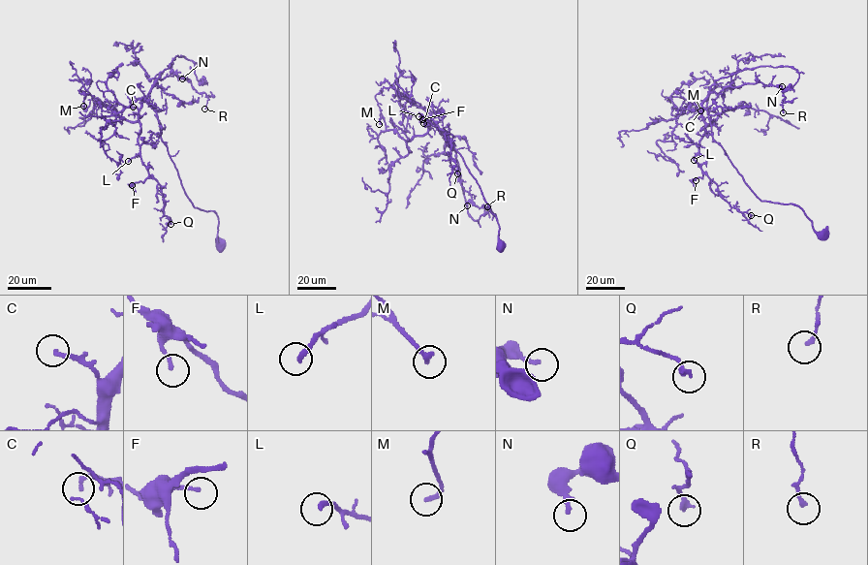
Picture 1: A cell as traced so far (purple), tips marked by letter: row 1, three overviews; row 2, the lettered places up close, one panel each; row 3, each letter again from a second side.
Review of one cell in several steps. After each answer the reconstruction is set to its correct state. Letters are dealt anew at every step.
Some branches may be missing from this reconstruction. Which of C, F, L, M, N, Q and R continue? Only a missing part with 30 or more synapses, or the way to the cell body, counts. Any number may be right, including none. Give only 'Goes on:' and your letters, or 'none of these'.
Goes on: L

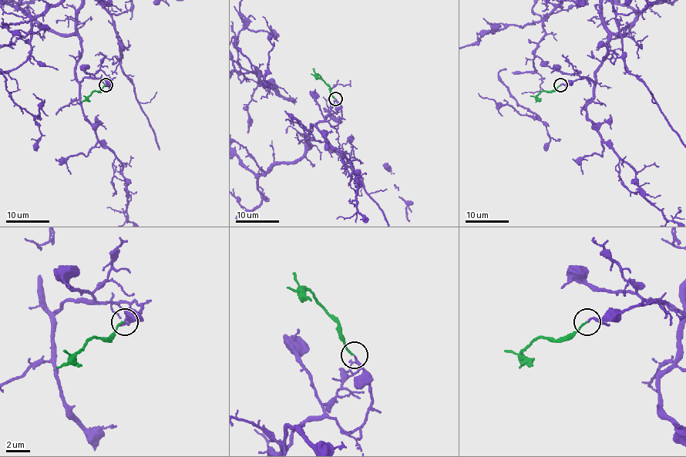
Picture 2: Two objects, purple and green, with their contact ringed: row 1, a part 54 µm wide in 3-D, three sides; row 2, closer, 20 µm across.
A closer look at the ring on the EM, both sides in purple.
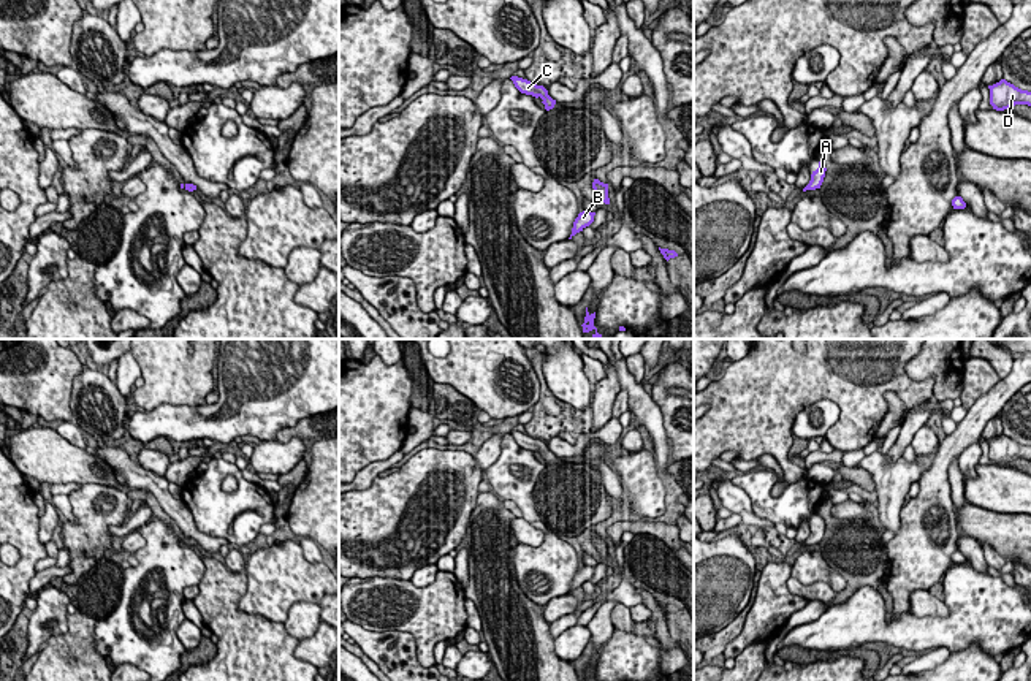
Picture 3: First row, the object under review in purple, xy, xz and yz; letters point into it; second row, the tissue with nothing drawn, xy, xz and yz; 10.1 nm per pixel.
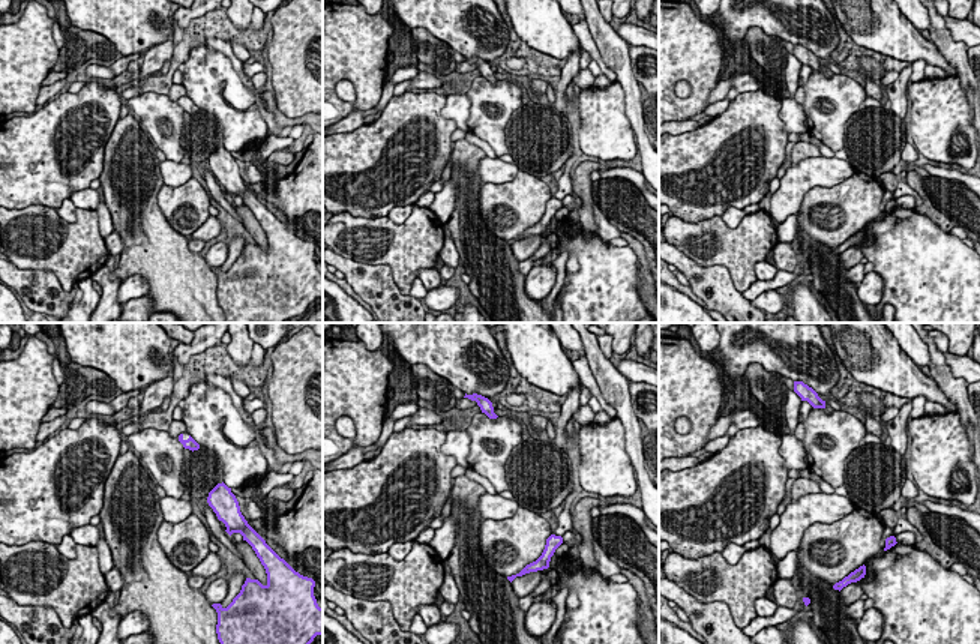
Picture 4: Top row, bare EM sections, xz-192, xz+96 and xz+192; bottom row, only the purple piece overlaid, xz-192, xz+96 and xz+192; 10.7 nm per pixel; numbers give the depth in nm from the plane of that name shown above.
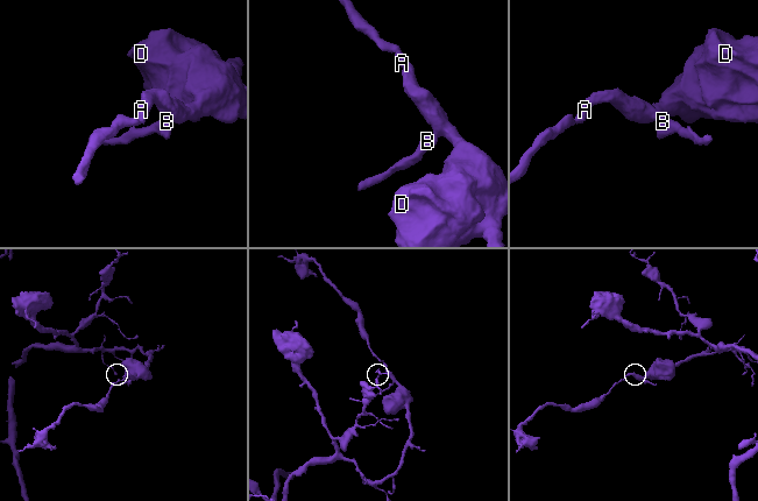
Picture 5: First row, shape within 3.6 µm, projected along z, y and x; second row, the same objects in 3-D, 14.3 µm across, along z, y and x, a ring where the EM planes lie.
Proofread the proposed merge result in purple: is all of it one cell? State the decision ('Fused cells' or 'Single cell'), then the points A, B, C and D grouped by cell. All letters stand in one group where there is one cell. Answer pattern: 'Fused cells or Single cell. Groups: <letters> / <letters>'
Single cell. Groups: A B C D

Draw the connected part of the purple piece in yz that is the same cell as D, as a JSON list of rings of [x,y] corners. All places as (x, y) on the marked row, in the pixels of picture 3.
[[[1001,79],[999,82],[988,86],[990,89],[990,105],[996,111],[1009,109],[1015,105],[1031,106],[1031,92],[1021,90],[1014,84]]]

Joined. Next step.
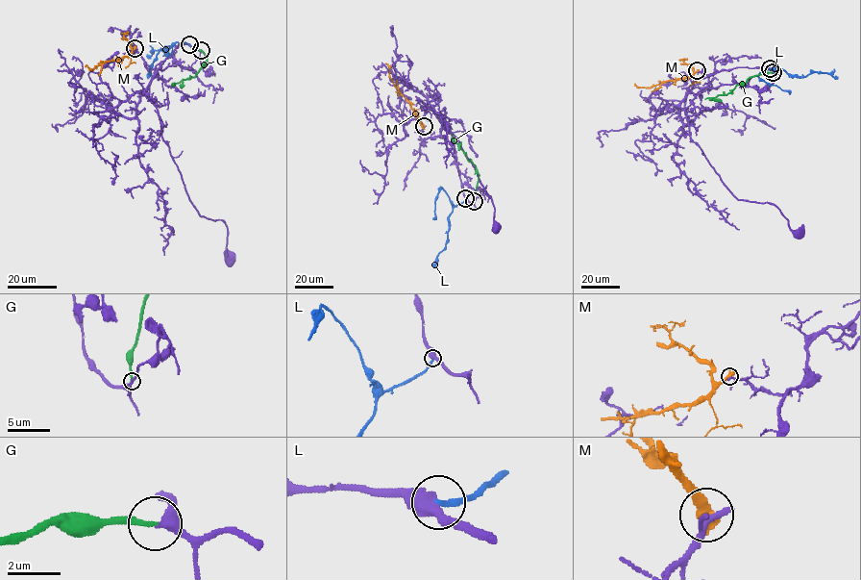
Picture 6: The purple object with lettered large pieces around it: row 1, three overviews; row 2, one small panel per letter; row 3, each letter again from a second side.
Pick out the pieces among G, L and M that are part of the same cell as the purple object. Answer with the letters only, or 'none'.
G

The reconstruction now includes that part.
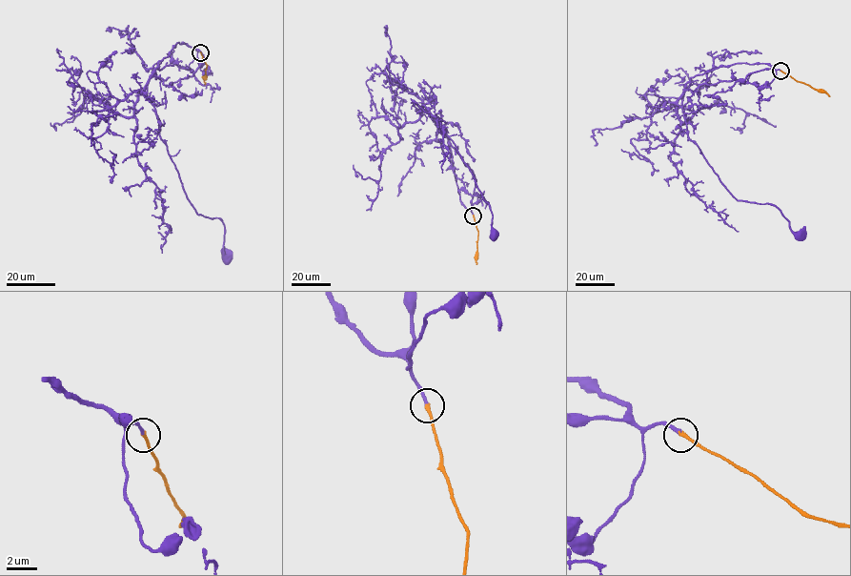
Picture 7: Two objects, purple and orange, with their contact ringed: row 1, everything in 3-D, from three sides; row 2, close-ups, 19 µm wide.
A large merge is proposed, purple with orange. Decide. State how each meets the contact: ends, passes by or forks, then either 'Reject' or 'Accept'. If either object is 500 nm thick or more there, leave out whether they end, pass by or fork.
At the ring purple ends. At the ring orange ends. Accept

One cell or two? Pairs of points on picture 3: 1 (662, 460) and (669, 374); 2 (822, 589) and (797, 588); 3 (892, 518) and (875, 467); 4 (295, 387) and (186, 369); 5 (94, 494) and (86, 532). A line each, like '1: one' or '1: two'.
1: two
2: one
3: one
4: two
5: one

